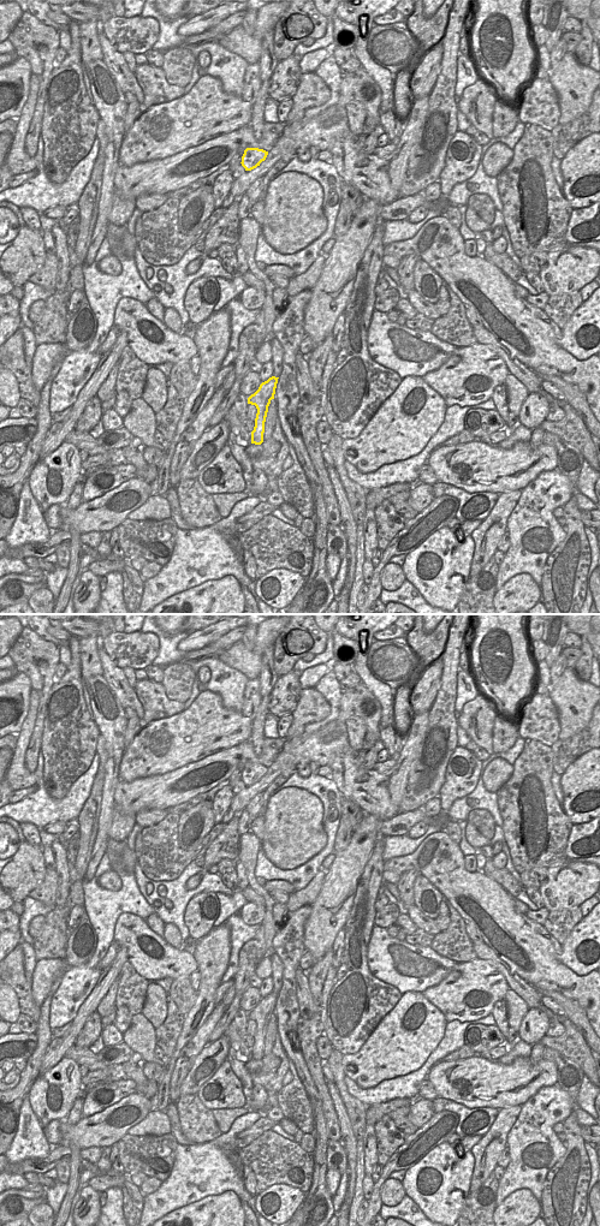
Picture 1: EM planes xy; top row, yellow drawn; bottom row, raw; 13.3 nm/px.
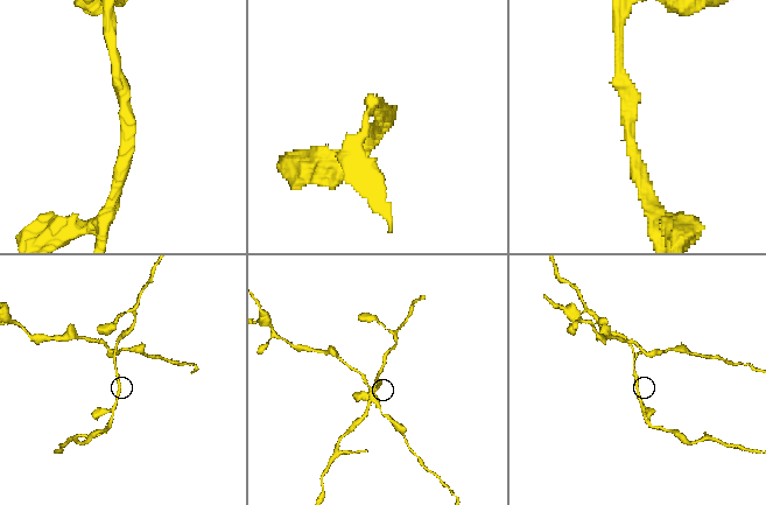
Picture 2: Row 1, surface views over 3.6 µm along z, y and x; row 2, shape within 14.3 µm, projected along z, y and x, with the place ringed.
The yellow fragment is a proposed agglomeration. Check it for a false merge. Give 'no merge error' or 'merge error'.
merge error

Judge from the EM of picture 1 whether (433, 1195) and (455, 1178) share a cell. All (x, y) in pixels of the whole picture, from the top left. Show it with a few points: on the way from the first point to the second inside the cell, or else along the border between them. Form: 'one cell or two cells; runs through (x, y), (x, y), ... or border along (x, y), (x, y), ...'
one cell; runs through (438, 1190), (450, 1178)

